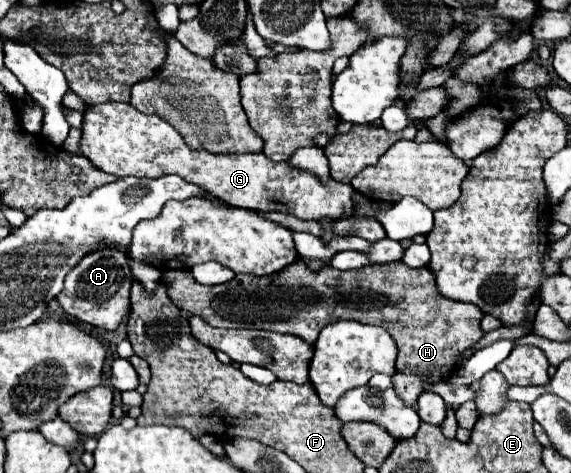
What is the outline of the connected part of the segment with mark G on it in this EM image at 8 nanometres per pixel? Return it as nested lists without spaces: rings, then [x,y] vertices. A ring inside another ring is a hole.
[[[104,102],[86,108],[80,150],[96,168],[108,174],[138,178],[178,174],[180,178],[206,188],[212,196],[230,206],[288,212],[302,220],[318,220],[324,216],[346,218],[352,214],[350,194],[354,188],[350,184],[336,180],[324,184],[314,174],[288,168],[286,162],[272,162],[264,154],[216,156],[210,152],[206,154],[206,150],[190,150],[184,138],[168,122],[158,116],[142,114],[124,102]]]

